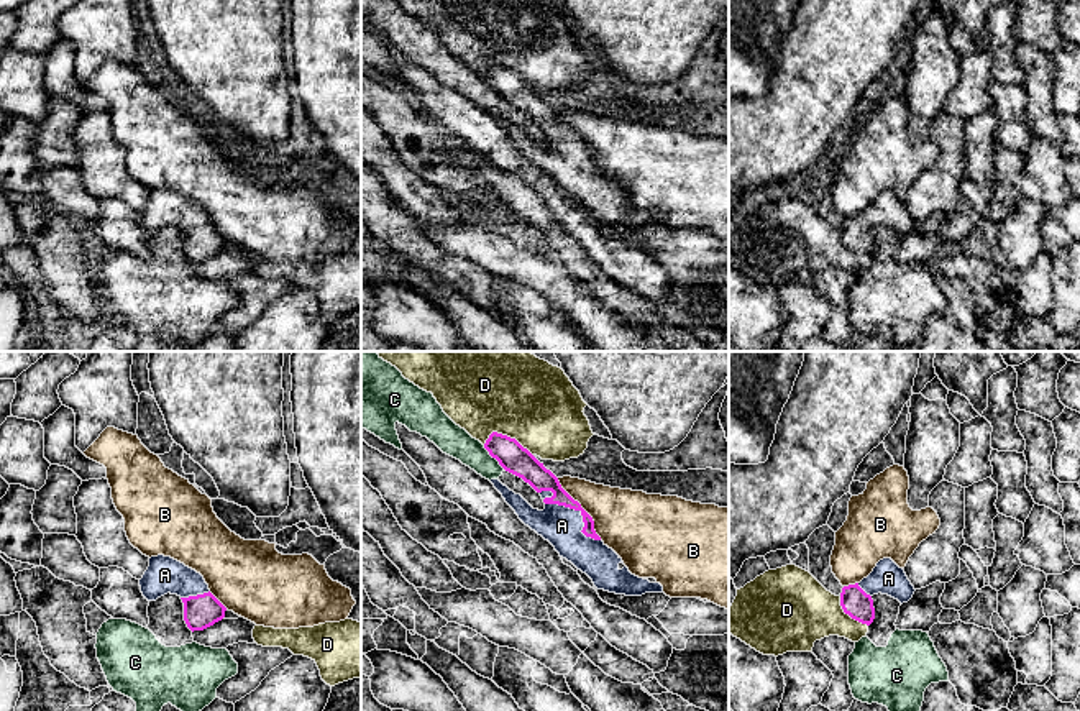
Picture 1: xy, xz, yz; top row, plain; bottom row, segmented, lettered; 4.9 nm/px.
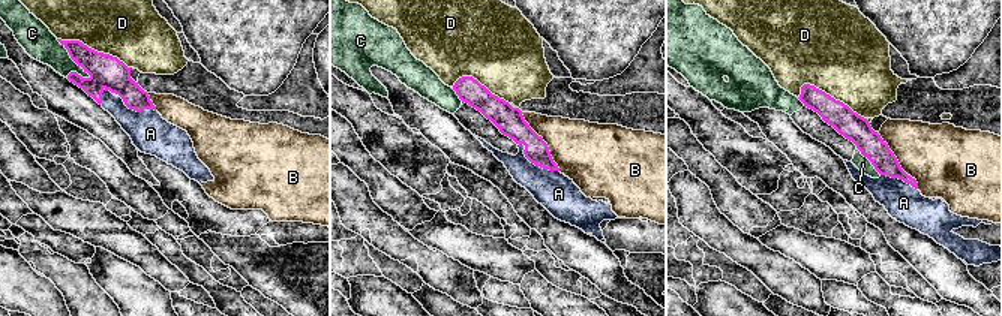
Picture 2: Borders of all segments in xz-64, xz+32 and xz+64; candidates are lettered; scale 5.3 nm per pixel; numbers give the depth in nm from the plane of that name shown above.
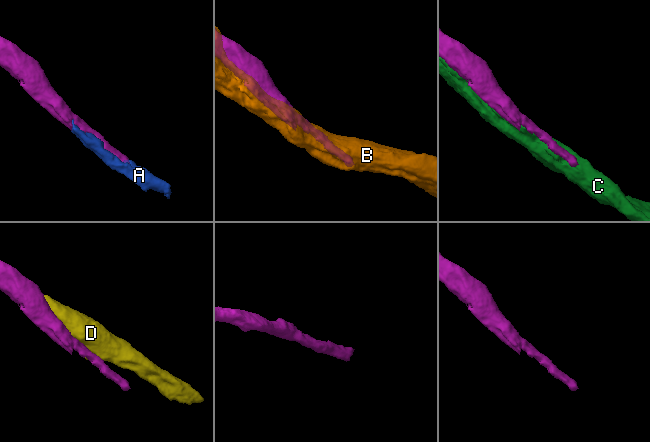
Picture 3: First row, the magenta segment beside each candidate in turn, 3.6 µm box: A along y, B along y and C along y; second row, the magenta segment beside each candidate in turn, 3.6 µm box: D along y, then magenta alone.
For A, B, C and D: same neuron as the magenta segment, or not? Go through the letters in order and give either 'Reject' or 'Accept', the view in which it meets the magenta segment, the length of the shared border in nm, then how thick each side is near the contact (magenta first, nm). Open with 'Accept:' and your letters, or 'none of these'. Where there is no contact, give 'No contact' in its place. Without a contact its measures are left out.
Accept: A
A: Accept. Touches magenta in xz. Shared border 320 nm. Thickness 110 nm (magenta) against 190 nm
B: Reject. Touches magenta in xz. Shared border 380 nm. Thickness 110 nm (magenta) against 320 nm
C: Reject. Touches magenta in xz. Shared border 160 nm. Thickness 150 nm (magenta) against 150 nm
D: Reject. Touches magenta in xz. Shared border 260 nm. Thickness 150 nm (magenta) against 400 nm

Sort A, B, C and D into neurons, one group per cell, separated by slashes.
A / B / C / D

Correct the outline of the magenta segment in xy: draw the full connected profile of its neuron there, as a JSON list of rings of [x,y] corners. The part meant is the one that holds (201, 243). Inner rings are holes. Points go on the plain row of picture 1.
[[[151,189],[140,218],[148,233],[167,225],[177,227],[184,235],[184,253],[192,264],[225,250],[227,240],[210,225],[204,209],[171,189]]]

